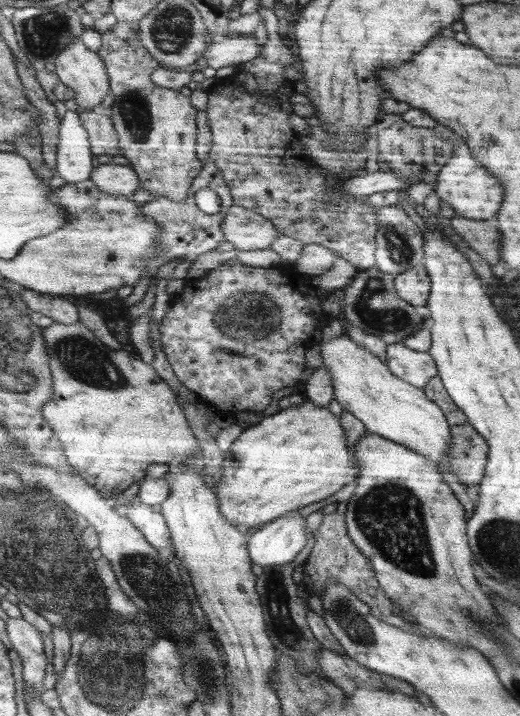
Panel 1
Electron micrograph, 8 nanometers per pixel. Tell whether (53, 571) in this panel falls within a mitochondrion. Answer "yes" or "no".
yes

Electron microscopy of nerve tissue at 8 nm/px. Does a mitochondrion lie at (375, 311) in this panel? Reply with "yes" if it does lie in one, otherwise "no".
yes

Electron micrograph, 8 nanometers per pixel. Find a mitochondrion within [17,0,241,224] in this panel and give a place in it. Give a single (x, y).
(43, 35)

